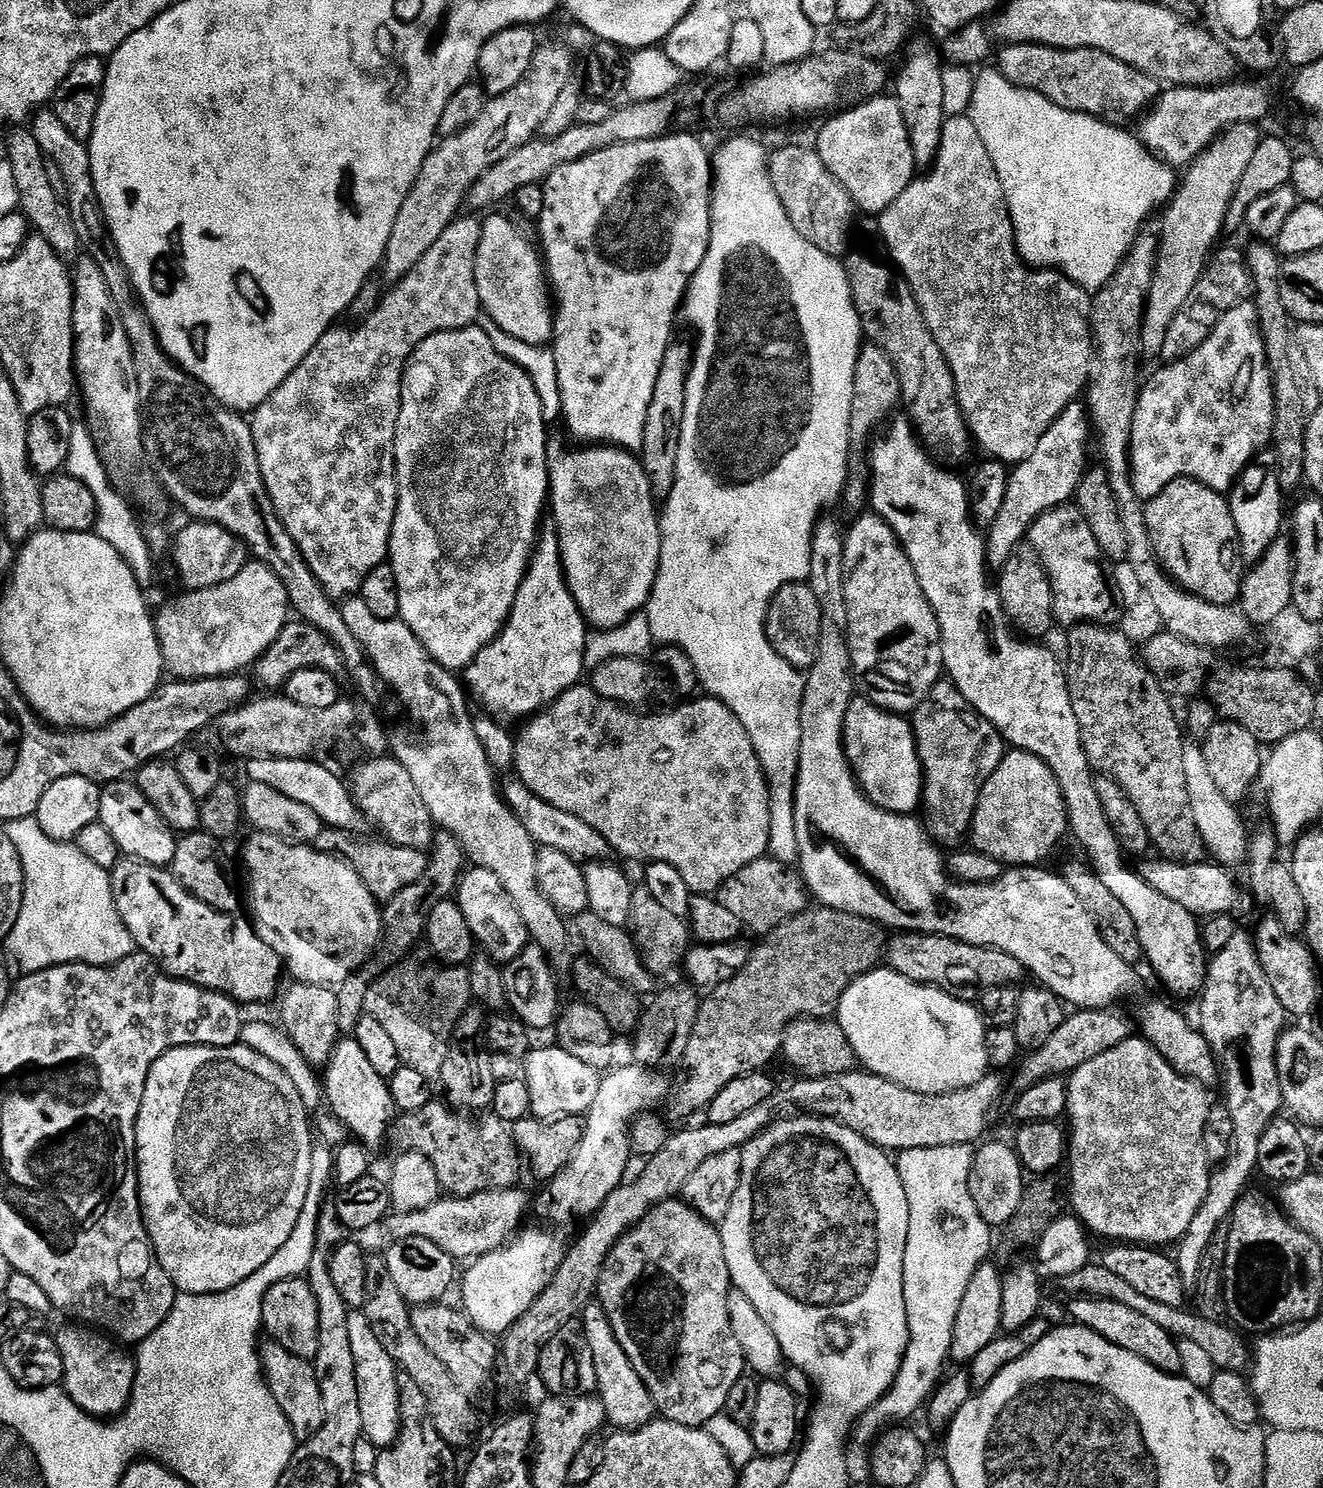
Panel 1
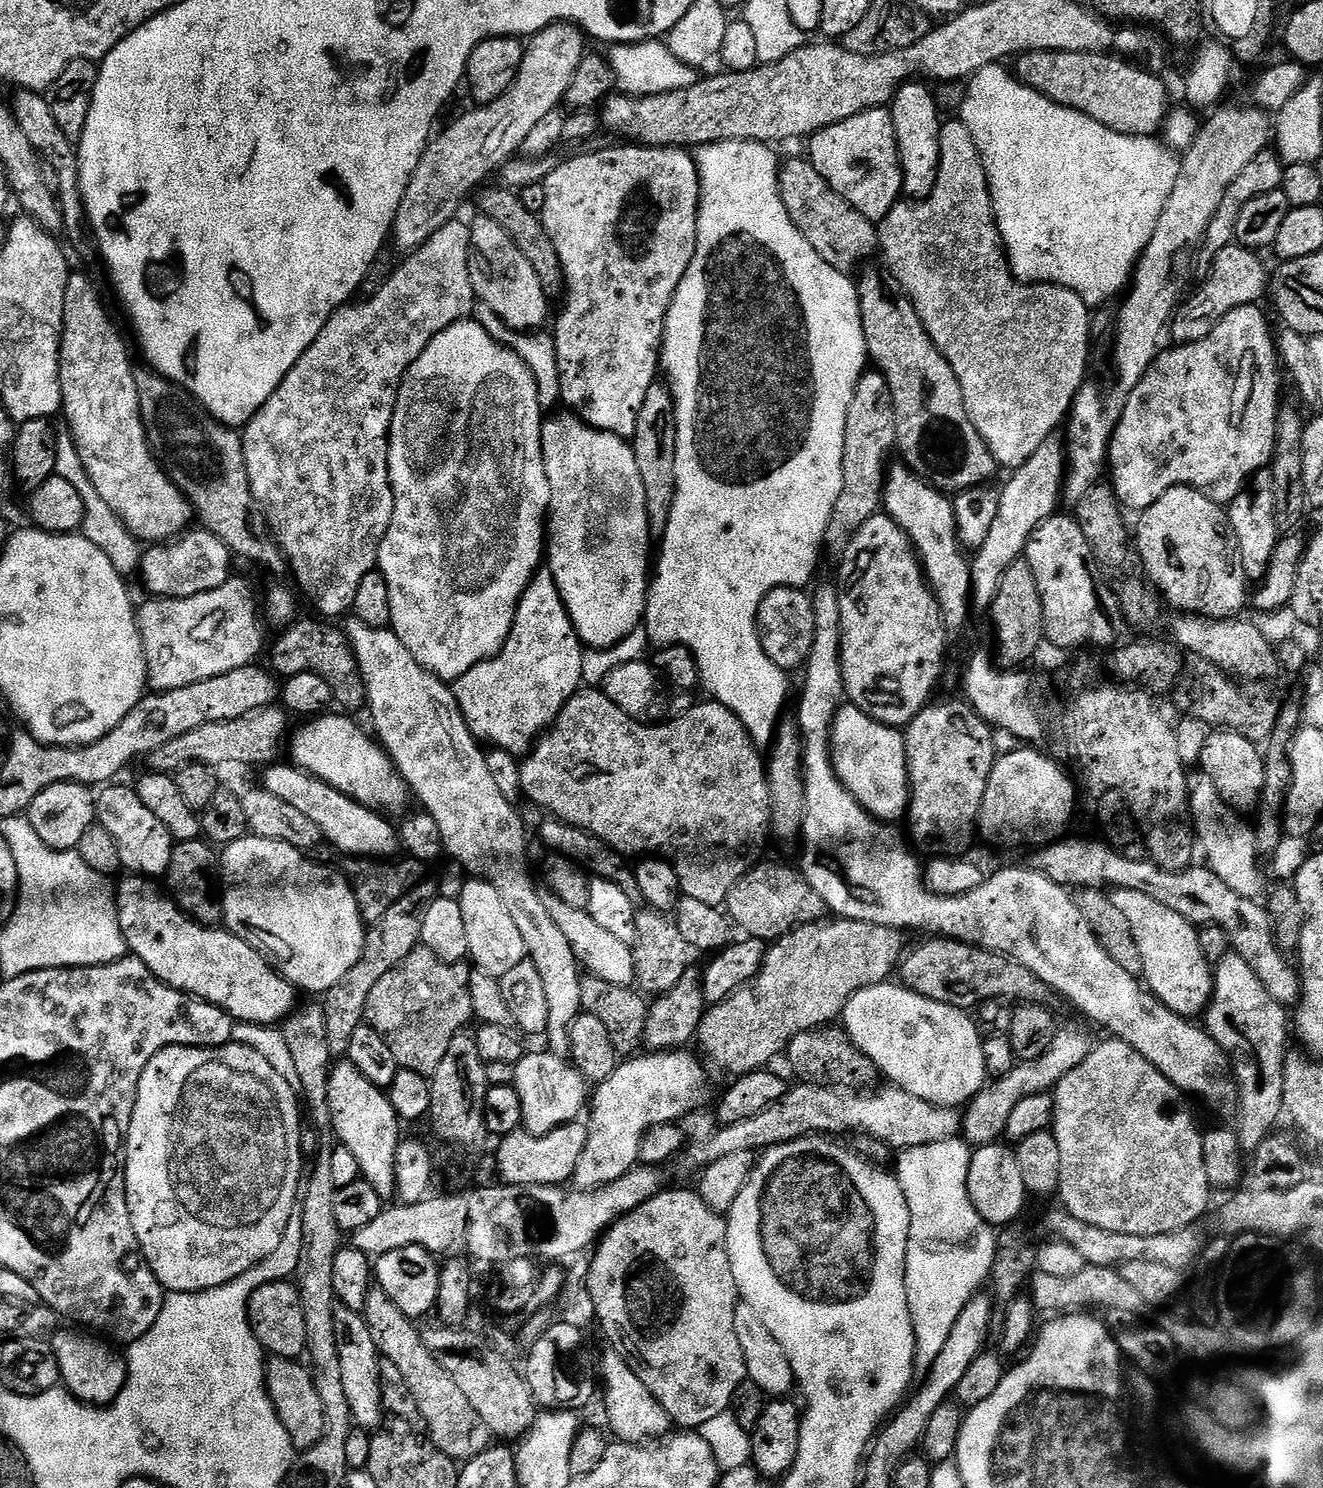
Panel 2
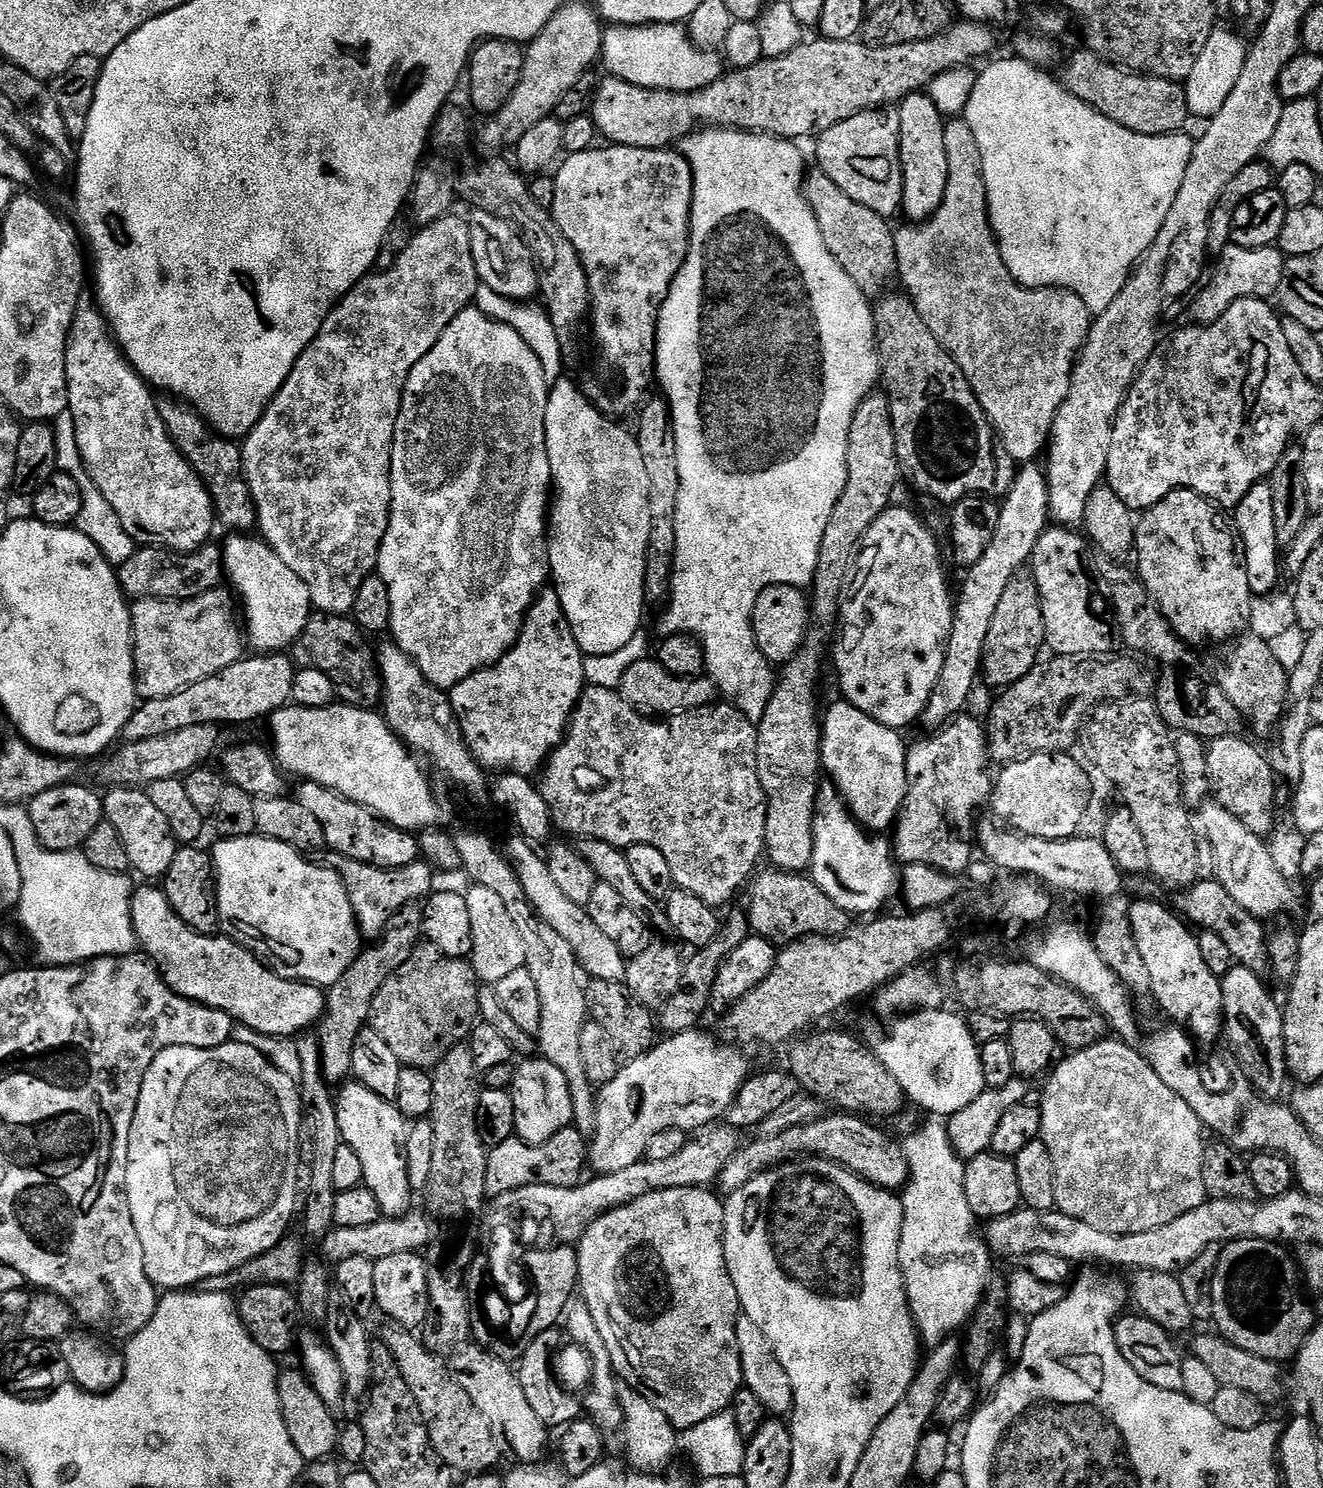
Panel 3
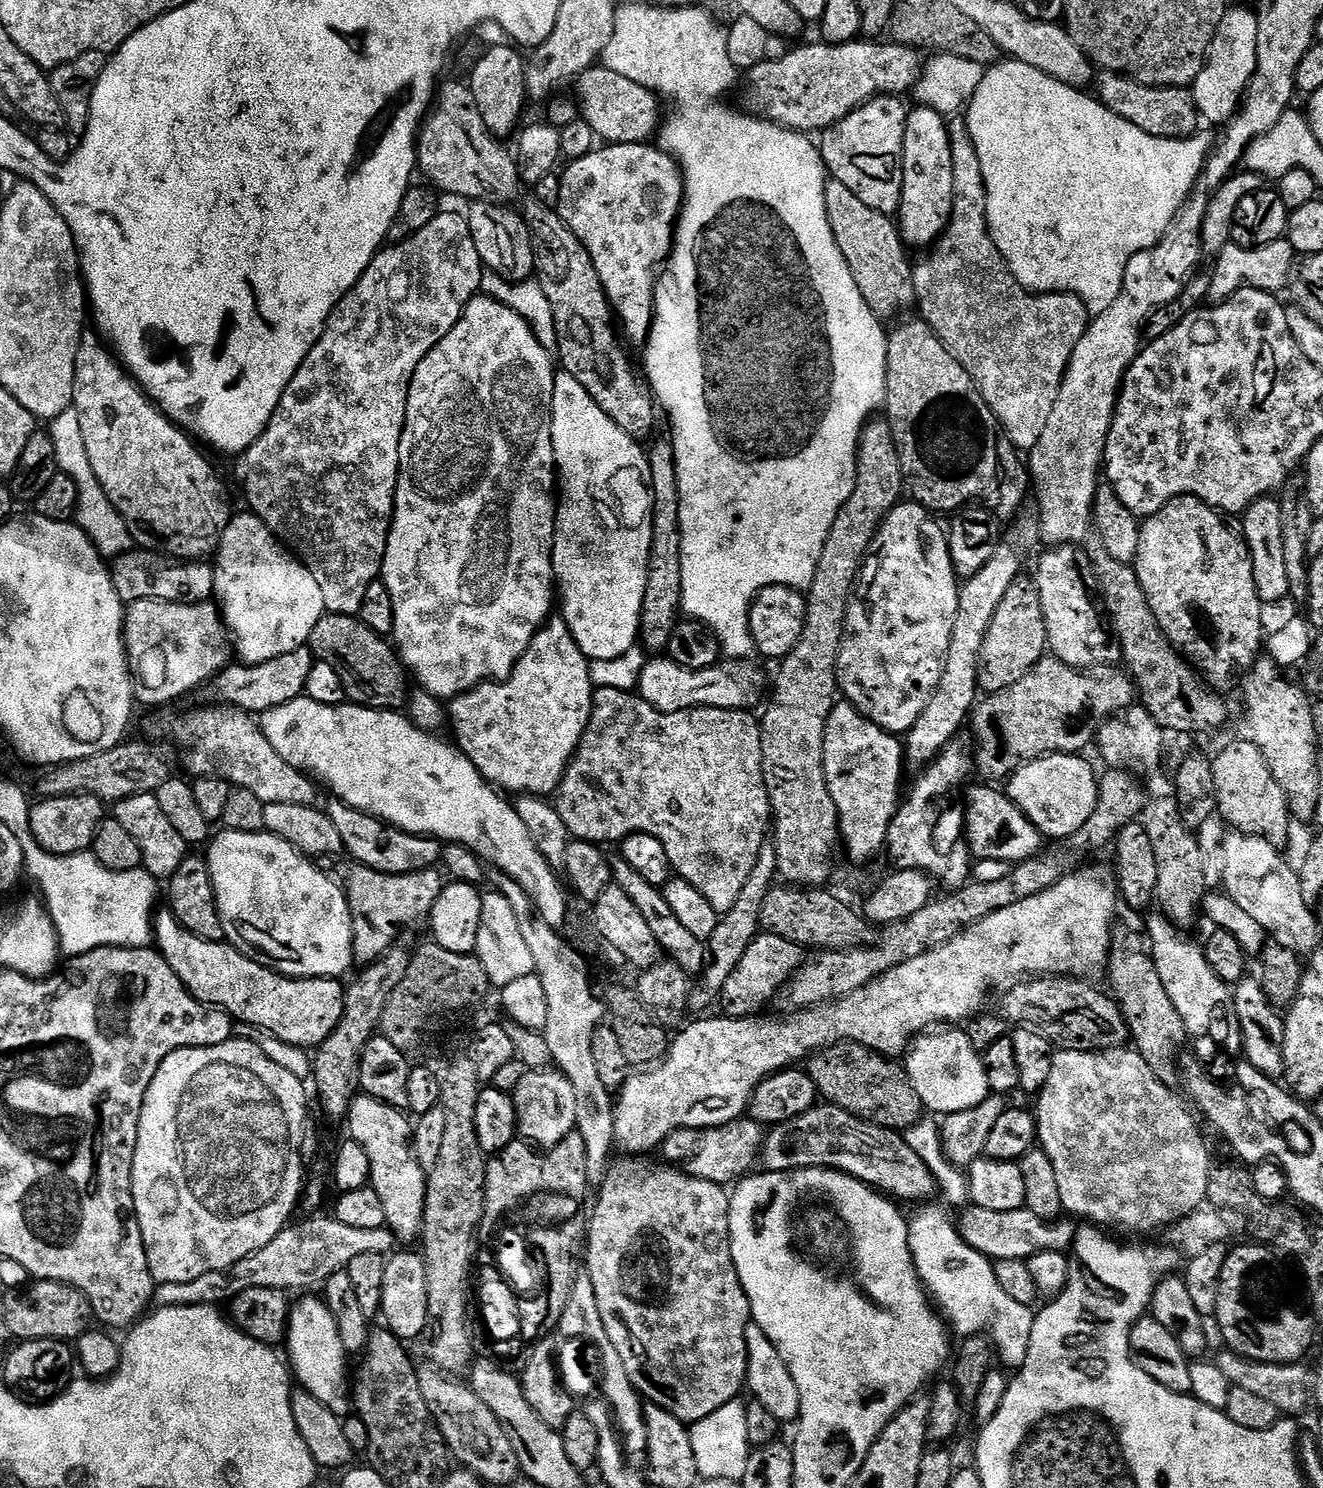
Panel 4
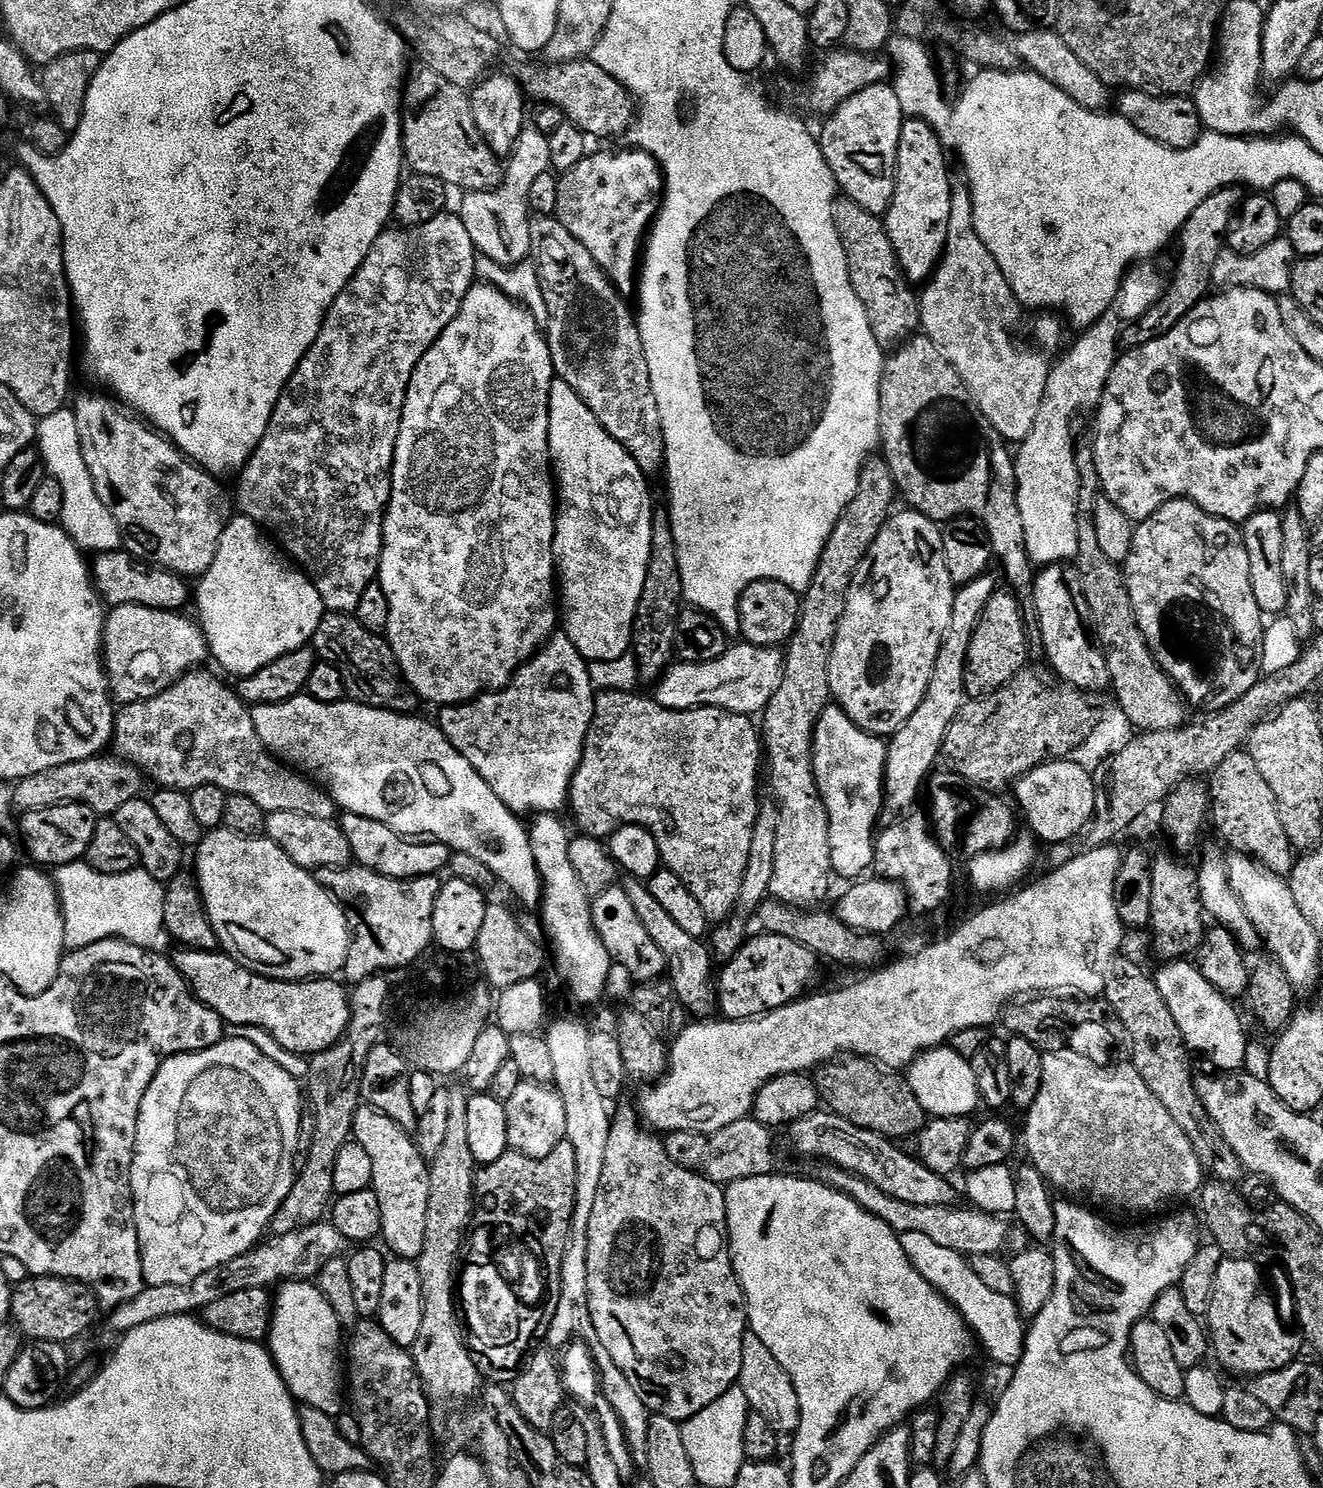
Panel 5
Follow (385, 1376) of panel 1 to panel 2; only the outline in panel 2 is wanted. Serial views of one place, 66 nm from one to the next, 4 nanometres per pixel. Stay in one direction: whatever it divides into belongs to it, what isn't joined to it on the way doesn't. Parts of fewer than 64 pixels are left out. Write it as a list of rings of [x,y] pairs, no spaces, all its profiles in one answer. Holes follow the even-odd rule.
[[[340,1306],[336,1310],[336,1332],[340,1335],[340,1361],[344,1367],[344,1385],[348,1391],[352,1419],[361,1429],[379,1429],[385,1419],[386,1389],[382,1383],[382,1357],[368,1332],[368,1323],[361,1313]]]

